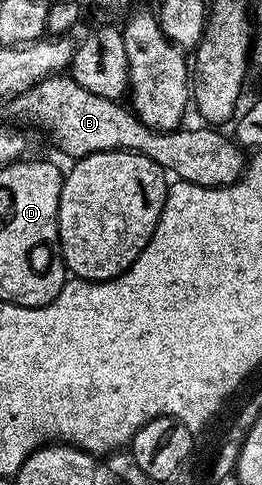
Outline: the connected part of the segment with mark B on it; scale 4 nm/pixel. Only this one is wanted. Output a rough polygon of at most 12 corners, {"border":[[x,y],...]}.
{"border":[[52,75],[18,96],[73,160],[150,157],[169,176],[230,187],[246,155],[223,130],[153,131],[123,102]]}

